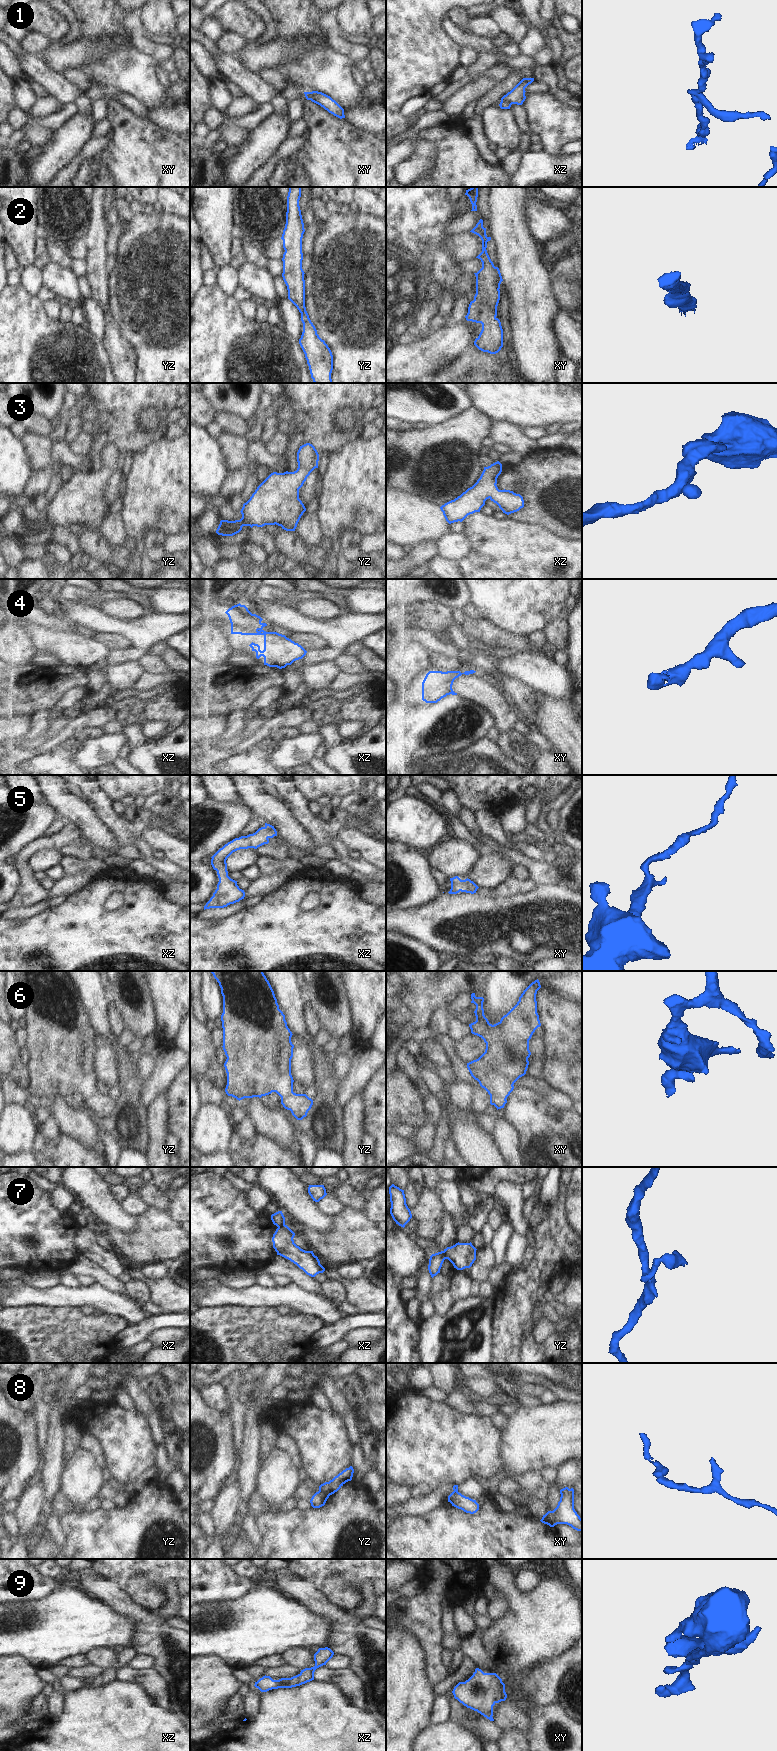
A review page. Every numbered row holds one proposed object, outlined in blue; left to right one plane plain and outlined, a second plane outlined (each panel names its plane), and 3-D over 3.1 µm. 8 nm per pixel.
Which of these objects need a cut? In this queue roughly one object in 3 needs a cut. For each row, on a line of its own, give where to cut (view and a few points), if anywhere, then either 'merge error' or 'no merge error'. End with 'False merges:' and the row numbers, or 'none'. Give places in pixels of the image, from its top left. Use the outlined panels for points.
1: cut in xz along (501, 100), (511, 104); merge error
2: no cut; no merge error
3: no cut; no merge error
4: no cut; no merge error
5: no cut; no merge error
6: no cut; no merge error
7: cut in yz along (442, 1251), (445, 1258); merge error
8: cut in yz along (319, 1490), (329, 1495); merge error
9: no cut; no merge error
False merges: 1, 7, 8

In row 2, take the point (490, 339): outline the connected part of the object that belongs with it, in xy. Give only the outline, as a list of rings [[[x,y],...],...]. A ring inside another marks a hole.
[[[480,219],[470,231],[482,240],[482,252],[476,257],[481,260],[482,268],[474,273],[476,276],[476,294],[470,302],[467,321],[482,324],[482,330],[475,339],[474,345],[483,352],[498,353],[503,347],[503,329],[497,316],[500,300],[500,284],[503,281],[500,270],[495,267],[487,253],[487,242],[491,237],[486,235],[483,220]]]

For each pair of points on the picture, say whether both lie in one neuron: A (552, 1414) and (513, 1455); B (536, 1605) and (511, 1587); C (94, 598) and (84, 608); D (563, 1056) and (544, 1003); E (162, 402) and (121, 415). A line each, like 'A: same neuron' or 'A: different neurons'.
A: same neuron
B: same neuron
C: different neurons
D: same neuron
E: same neuron

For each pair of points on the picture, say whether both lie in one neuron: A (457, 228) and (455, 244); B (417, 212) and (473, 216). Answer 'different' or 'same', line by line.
A: different
B: different

